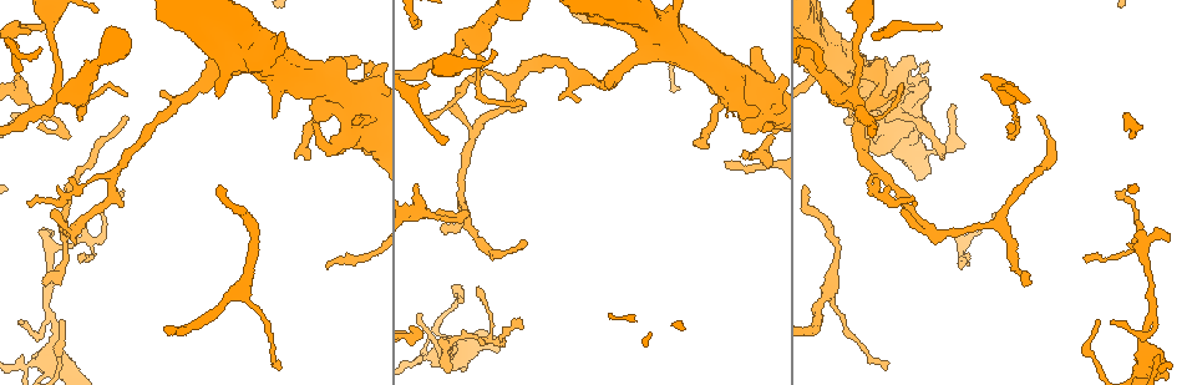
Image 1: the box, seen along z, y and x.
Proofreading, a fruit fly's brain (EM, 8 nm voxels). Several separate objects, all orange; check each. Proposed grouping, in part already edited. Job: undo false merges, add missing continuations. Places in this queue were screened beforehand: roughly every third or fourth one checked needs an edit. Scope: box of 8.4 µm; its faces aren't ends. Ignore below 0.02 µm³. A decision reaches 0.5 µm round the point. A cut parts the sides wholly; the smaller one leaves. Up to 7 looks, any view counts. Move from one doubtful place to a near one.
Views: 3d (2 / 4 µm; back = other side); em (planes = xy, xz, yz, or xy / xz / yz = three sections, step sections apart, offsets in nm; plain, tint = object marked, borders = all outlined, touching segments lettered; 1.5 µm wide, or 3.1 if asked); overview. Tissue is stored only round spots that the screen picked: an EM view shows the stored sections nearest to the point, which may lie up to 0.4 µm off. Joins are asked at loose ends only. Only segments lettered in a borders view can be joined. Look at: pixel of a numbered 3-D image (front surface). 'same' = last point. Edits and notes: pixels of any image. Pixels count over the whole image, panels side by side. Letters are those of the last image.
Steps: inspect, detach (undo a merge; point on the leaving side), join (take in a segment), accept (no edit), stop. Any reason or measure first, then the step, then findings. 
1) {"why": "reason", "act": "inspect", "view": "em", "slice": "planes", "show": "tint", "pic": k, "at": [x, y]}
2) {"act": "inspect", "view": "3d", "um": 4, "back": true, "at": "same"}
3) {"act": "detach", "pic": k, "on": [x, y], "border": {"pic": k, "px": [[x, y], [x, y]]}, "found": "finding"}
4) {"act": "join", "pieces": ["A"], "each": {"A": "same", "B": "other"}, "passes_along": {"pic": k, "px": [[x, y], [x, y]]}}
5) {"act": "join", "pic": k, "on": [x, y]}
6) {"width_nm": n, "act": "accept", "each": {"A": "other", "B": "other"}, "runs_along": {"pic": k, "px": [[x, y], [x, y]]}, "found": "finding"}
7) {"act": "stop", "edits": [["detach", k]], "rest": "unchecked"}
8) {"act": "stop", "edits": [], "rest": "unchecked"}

{"why": "branch point", "act": "inspect", "view": "em", "slice": "planes", "show": "borders", "pic": 1, "at": [446, 346]}

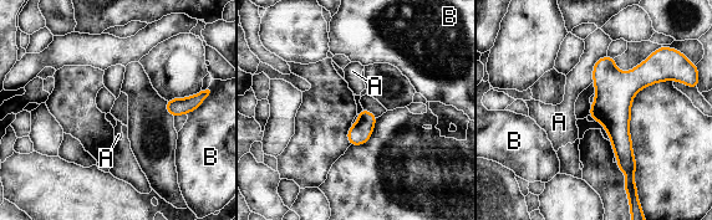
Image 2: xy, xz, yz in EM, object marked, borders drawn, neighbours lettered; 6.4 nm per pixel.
{"width_nm": 140, "longest_contact_nm": ["A", 200], "act": "accept", "each": {"A": "other", "B": "other"}, "found": "one neuron here"}

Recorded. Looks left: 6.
{"why": "looks like a crossing", "act": "inspect", "view": "em", "slice": "planes", "show": "plain", "pic": 1, "at": [433, 358]}

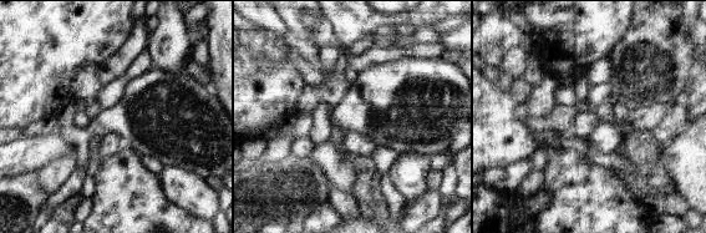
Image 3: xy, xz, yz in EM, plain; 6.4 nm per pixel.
{"act": "inspect", "view": "em", "slice": "planes", "show": "borders", "at": "same"}

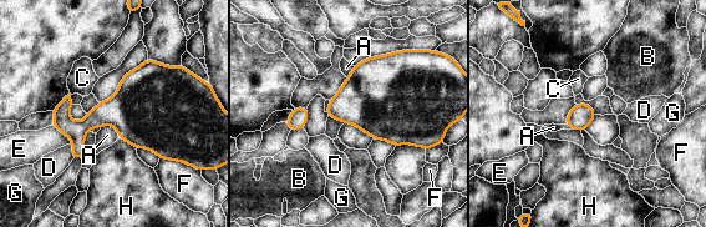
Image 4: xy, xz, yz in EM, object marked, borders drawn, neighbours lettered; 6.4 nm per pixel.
{"longest_contact_nm": ["E", 180], "act": "accept", "each": {"A": "other", "B": "other", "C": "other", "D": "other", "E": "other", "F": "other", "G": "other", "H": "other"}, "border": {"pic": 4, "px": [[100, 127], [111, 125], [118, 137]]}, "found": "one neuron here"}

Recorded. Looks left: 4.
{"act": "inspect", "view": "3d", "um": 4, "pic": 1, "at": [414, 186]}

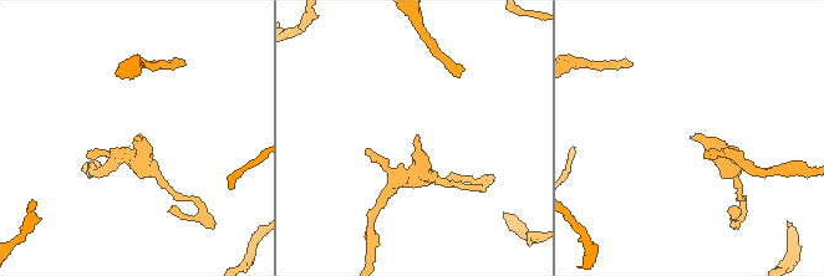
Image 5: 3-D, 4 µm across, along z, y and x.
{"act": "inspect", "view": "em", "slice": "xz", "step": 4, "show": "tint", "pic": 5, "at": [137, 138]}

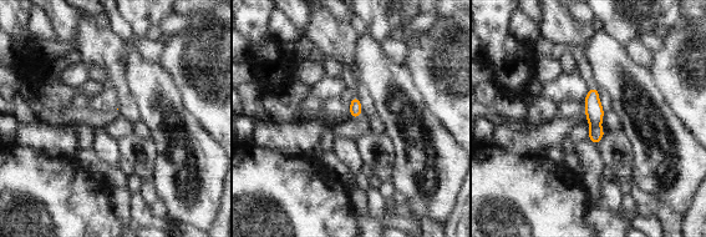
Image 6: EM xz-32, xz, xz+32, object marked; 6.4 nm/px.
{"why": "cut it another way", "act": "inspect", "view": "em", "slice": "planes", "show": "borders", "at": "same"}

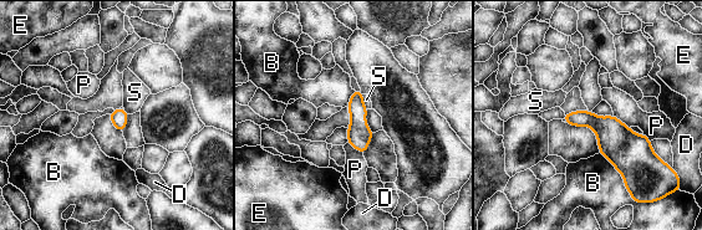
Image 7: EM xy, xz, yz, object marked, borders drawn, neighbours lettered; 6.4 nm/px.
{"width_nm": 110, "act": "accept", "each": {"B": "other", "D": "other", "E": "other", "P": "other", "S": "other"}, "border": {"pic": 7, "px": [[362, 95], [362, 102], [367, 108]]}, "found": "no lettered segment goes on from it"}

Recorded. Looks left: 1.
{"act": "stop", "edits": [], "rest": "unchecked"}

